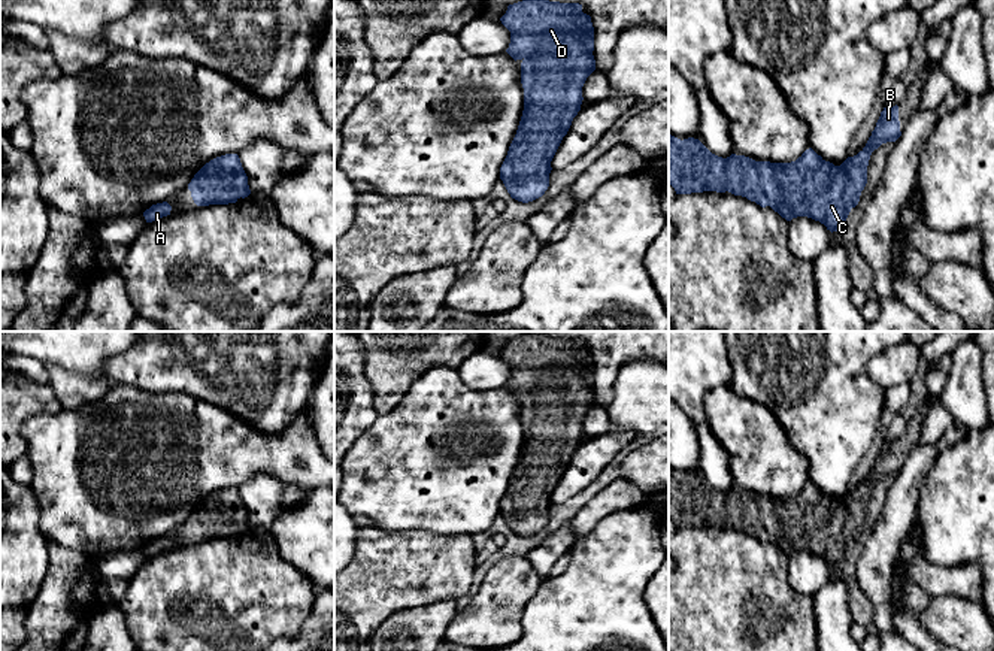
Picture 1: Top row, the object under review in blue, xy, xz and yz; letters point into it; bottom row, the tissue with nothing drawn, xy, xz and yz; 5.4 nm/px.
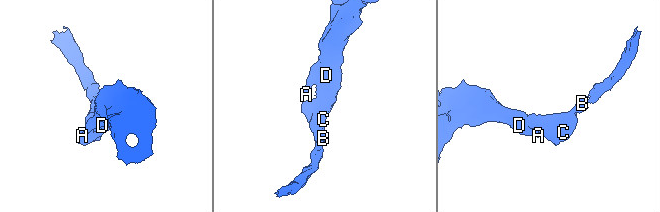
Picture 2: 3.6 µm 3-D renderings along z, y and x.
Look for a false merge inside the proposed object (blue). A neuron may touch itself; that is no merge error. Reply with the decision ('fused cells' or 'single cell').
single cell

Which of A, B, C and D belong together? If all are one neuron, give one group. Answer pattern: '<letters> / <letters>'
A B C D

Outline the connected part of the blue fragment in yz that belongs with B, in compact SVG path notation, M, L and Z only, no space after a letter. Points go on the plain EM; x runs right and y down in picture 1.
M897 439L884 442L866 481L857 490L848 491L840 500L825 496L812 482L791 497L755 496L736 488L722 493L712 488L698 473L681 475L669 467L669 518L676 529L728 526L746 532L761 542L770 541L787 555L797 551L812 552L833 567L842 563L851 543L860 536L861 526L867 518L867 500L872 487L882 478L895 476L900 470Z

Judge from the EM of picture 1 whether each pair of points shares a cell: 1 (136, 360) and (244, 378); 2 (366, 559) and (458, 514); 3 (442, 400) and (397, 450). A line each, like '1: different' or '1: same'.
1: same
2: different
3: same

